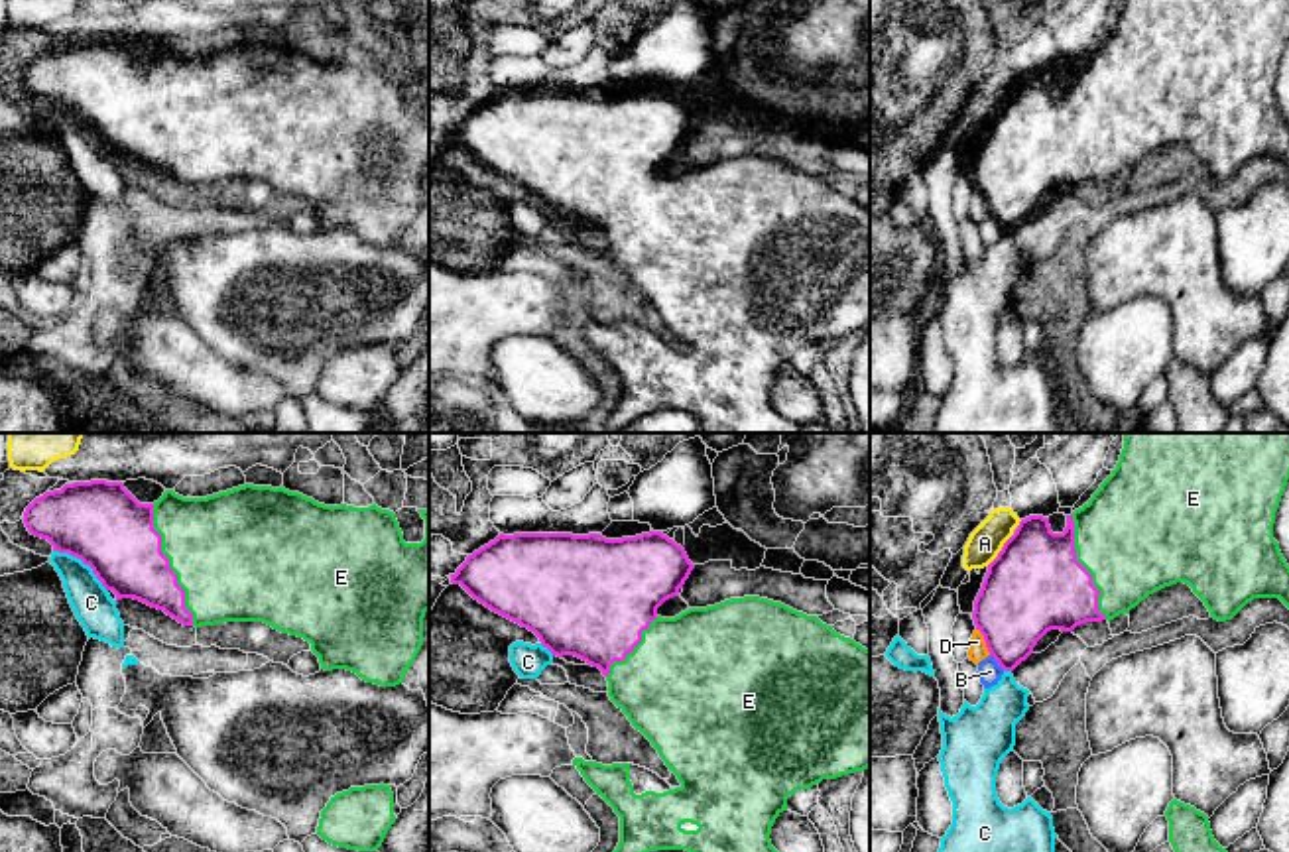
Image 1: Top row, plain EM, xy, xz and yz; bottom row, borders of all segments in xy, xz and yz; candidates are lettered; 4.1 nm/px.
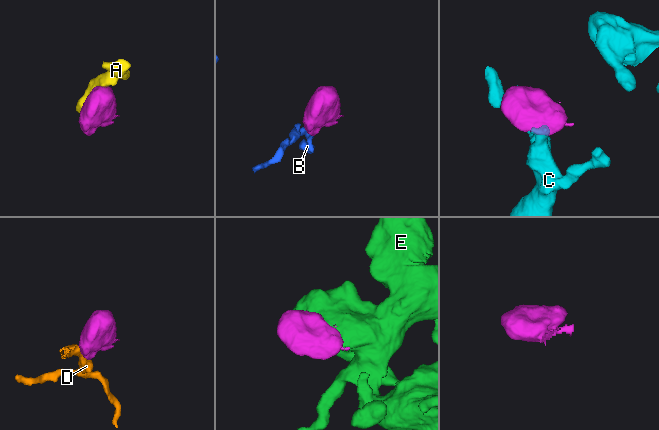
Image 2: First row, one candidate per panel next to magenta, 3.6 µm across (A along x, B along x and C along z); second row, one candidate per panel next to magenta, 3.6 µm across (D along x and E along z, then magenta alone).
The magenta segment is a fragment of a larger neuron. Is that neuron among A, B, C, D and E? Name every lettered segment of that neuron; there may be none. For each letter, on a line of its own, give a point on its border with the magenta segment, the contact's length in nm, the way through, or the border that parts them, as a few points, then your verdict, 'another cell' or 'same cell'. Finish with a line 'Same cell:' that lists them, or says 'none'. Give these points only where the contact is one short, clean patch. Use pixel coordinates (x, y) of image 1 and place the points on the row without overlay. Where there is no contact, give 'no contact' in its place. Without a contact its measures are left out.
A: yz (1002, 109) | 180 nm | another cell
B: yz (996, 219) | 90 nm | along yz (990, 213), (1004, 229) | another cell
C: xy (83, 121) | 280 nm | another cell
D: yz (984, 199) | 130 nm | along yz (977, 187), (990, 213) | another cell
E: xy (168, 124) | 500 nm | same cell
Same cell: E

